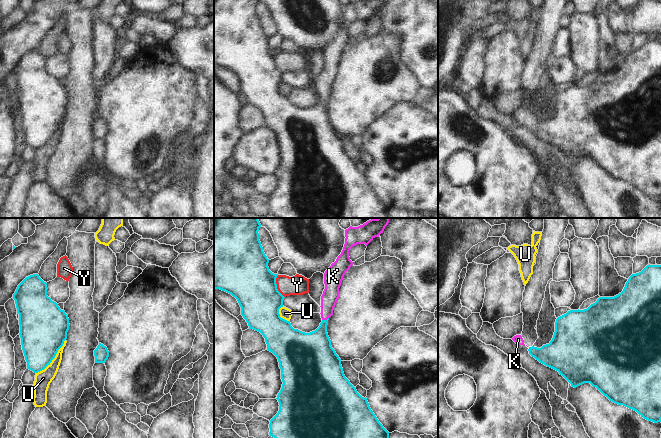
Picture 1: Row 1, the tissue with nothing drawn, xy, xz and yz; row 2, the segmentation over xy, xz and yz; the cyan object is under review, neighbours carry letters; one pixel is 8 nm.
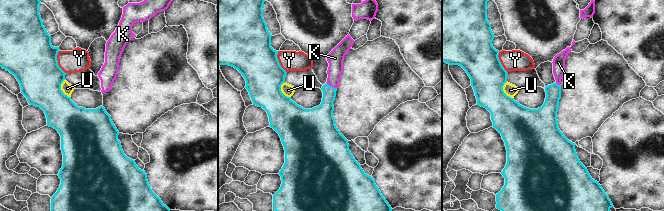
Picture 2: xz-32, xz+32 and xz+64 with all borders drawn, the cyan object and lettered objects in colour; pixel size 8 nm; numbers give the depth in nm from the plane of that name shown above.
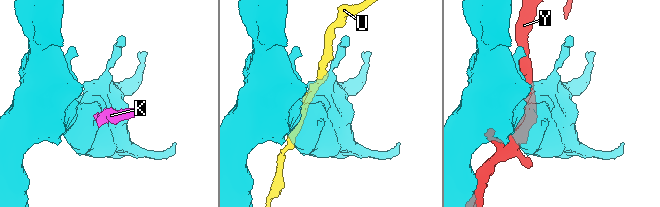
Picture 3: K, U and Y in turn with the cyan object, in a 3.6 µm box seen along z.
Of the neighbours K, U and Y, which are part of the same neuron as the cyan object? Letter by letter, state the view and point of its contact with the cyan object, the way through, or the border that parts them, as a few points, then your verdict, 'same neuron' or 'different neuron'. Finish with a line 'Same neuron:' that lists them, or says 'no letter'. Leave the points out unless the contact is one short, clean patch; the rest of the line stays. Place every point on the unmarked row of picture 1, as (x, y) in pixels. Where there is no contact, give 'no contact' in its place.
K: contact xz (325, 96); way xz (314, 125), (325, 96), (330, 71); same neuron
U: contact xy (54, 133); different neuron
Y: contact xz (276, 62); different neuron
Same neuron: K

